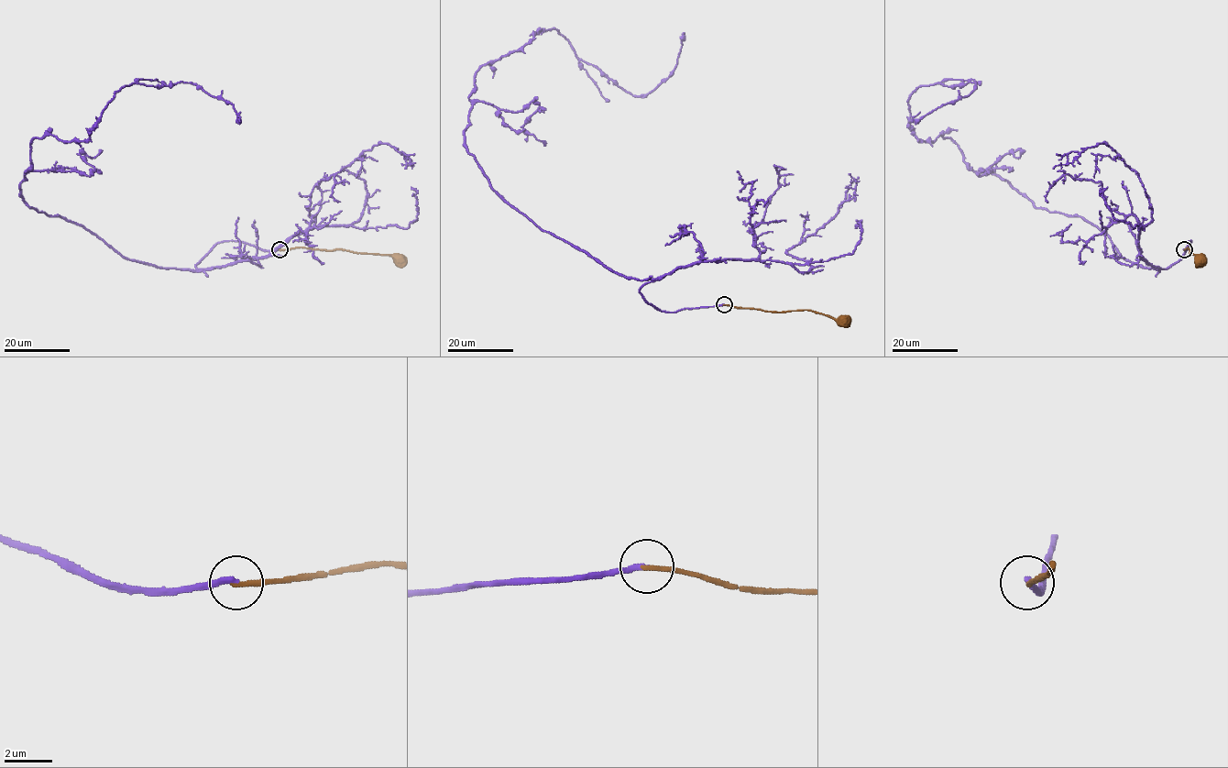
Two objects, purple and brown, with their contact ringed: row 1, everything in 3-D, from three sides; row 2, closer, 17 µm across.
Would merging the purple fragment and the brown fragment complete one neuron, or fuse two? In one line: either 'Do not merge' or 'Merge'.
Do not merge

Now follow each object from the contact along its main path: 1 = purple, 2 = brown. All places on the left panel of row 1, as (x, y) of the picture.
1: (279, 249), (162, 268), (21, 196), (30, 142), (85, 141), (123, 87), (240, 112)
2: (279, 249), (298, 246), (389, 255), (400, 263)

